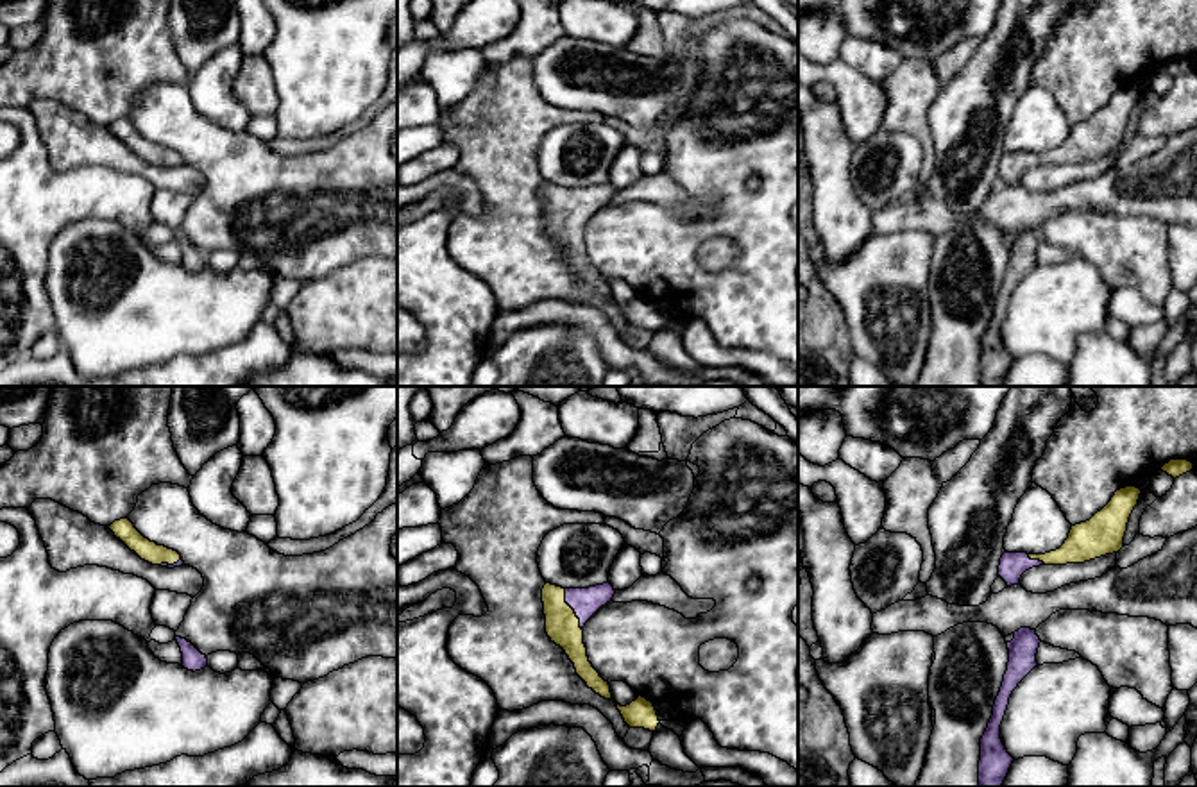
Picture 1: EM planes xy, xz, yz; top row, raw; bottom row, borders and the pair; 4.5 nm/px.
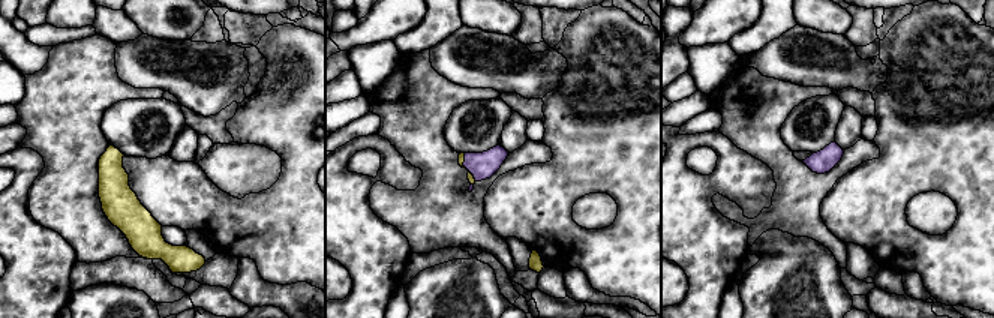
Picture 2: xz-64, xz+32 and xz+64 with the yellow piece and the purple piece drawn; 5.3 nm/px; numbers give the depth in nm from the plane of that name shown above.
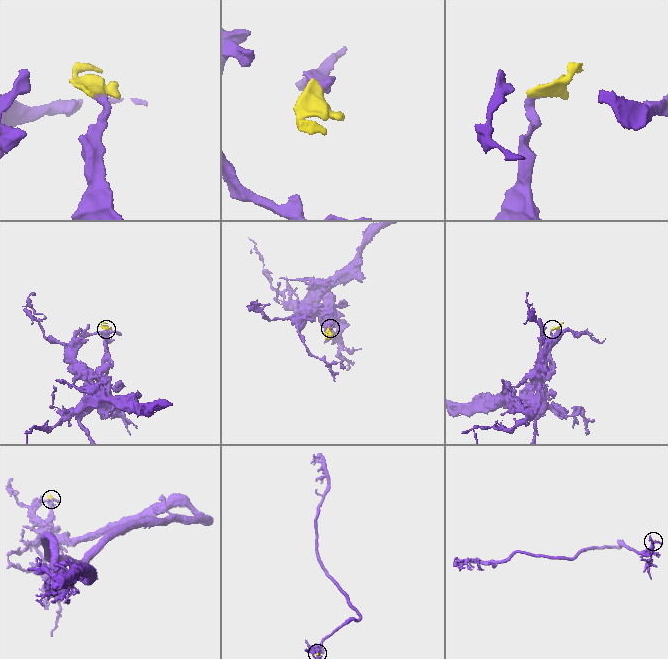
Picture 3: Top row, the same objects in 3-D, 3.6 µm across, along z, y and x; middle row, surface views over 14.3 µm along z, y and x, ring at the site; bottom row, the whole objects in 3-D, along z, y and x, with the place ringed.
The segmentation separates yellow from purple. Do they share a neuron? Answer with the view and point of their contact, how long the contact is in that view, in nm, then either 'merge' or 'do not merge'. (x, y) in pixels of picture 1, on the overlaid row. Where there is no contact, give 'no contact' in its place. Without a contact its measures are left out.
xz (573, 610) | 200 nm | merge

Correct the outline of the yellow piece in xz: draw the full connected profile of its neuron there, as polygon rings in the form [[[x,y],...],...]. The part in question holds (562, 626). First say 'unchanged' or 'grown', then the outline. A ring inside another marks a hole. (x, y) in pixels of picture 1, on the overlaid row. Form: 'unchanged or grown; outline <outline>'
grown; outline [[[608,581],[589,588],[562,588],[551,583],[542,588],[548,637],[565,651],[587,687],[610,701],[614,699],[608,681],[589,662],[583,626],[601,606],[612,601],[614,594],[615,590]]]

